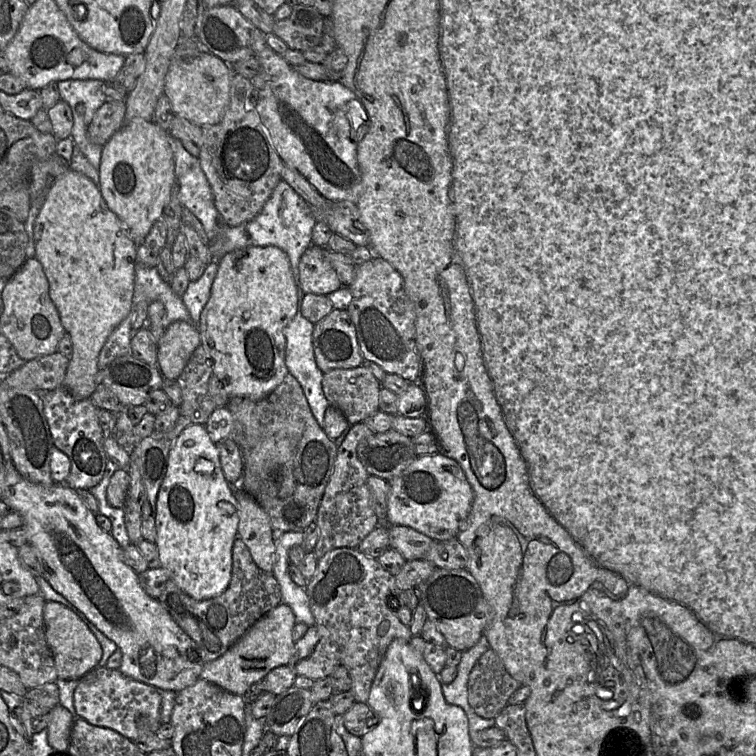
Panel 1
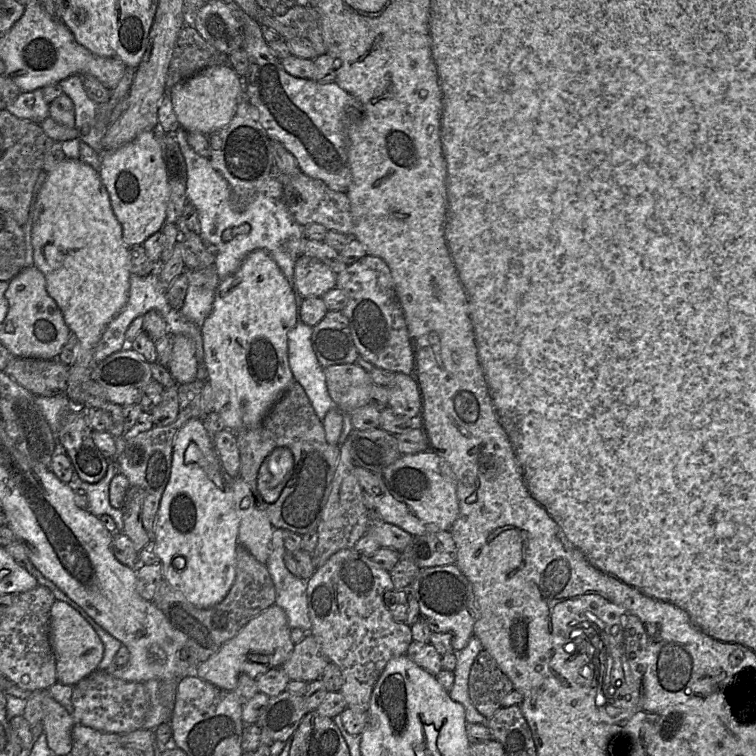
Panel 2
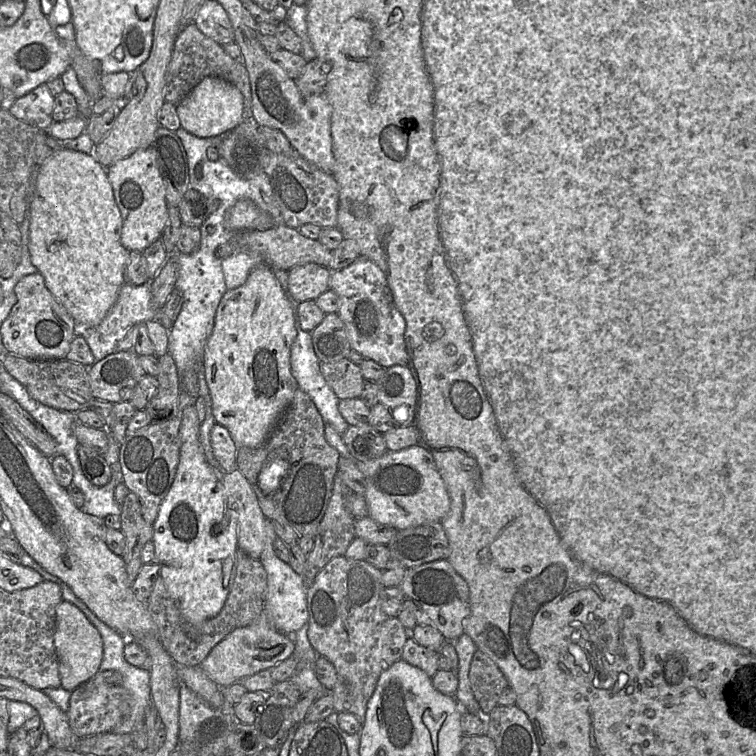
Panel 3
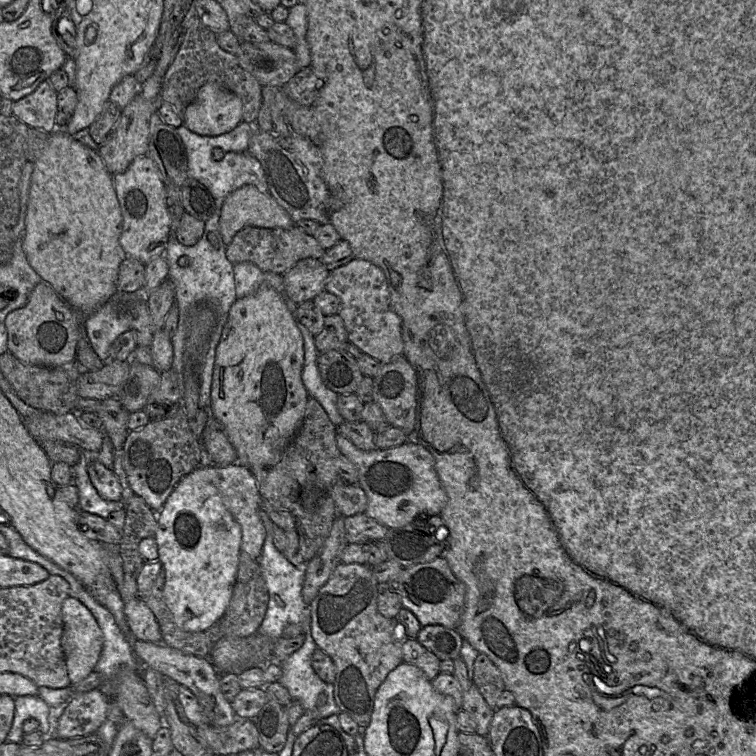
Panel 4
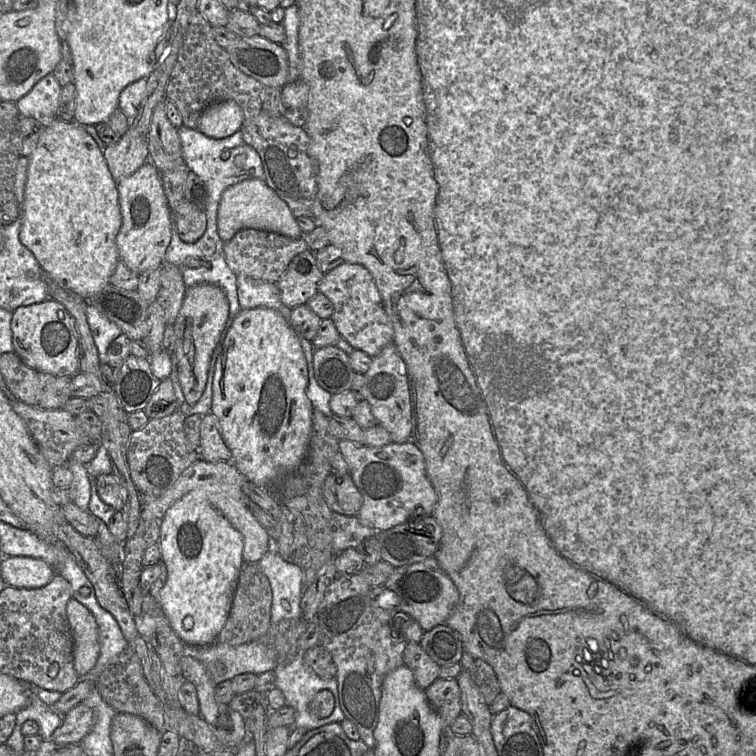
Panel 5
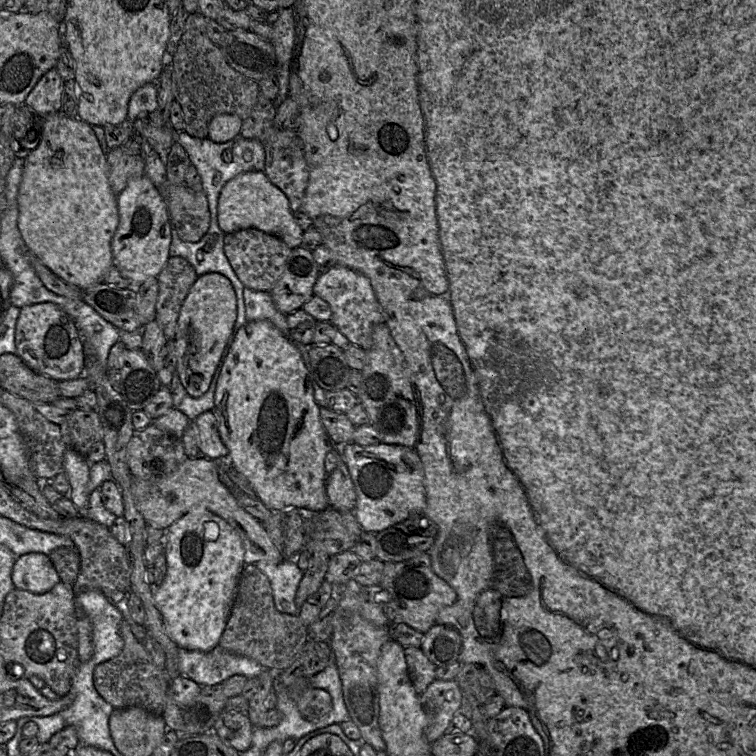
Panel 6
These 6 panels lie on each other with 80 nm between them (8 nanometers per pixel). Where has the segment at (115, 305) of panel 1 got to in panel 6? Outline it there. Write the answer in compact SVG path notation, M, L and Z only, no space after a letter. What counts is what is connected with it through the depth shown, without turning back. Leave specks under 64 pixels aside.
M58 111L42 117L38 146L25 158L18 191L18 229L30 253L62 280L85 289L103 281L113 265L111 242L118 226L117 195L109 183L109 165L92 126Z

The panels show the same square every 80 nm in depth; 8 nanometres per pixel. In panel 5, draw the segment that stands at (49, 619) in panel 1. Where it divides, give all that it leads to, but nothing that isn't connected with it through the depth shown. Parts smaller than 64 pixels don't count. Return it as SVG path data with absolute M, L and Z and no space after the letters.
M75 598L67 602L66 614L73 639L74 668L80 678L85 677L99 656L98 626L93 614Z

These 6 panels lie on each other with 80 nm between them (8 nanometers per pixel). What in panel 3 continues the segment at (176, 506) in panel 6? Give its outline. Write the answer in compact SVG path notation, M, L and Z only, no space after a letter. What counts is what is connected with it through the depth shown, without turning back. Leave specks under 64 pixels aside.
M238 468L224 475L223 486L227 503L237 515L238 548L259 559L265 546L266 517L256 494Z

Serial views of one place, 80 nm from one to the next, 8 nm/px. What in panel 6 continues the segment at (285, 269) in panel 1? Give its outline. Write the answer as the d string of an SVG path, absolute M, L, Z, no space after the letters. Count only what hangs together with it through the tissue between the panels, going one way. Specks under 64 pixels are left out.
M268 320L246 321L236 332L215 390L213 412L222 442L237 469L246 476L257 497L272 510L298 508L321 512L330 507L326 493L325 457L332 446L320 419L309 372L293 344Z

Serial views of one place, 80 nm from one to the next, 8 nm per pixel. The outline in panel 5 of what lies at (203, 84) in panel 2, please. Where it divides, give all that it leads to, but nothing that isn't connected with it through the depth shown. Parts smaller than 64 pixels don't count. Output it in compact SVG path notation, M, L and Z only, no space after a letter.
M233 100L209 105L201 114L197 130L207 137L222 139L240 130L244 117L240 106Z

